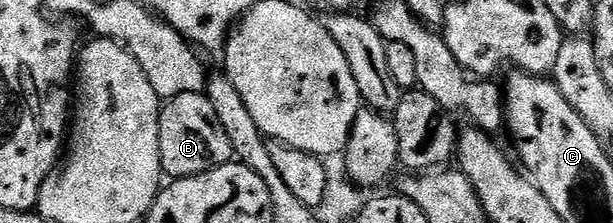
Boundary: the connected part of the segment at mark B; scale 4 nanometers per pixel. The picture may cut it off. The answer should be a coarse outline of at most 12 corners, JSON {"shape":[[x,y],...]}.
{"shape":[[204,92],[173,96],[158,130],[165,177],[233,159]]}

